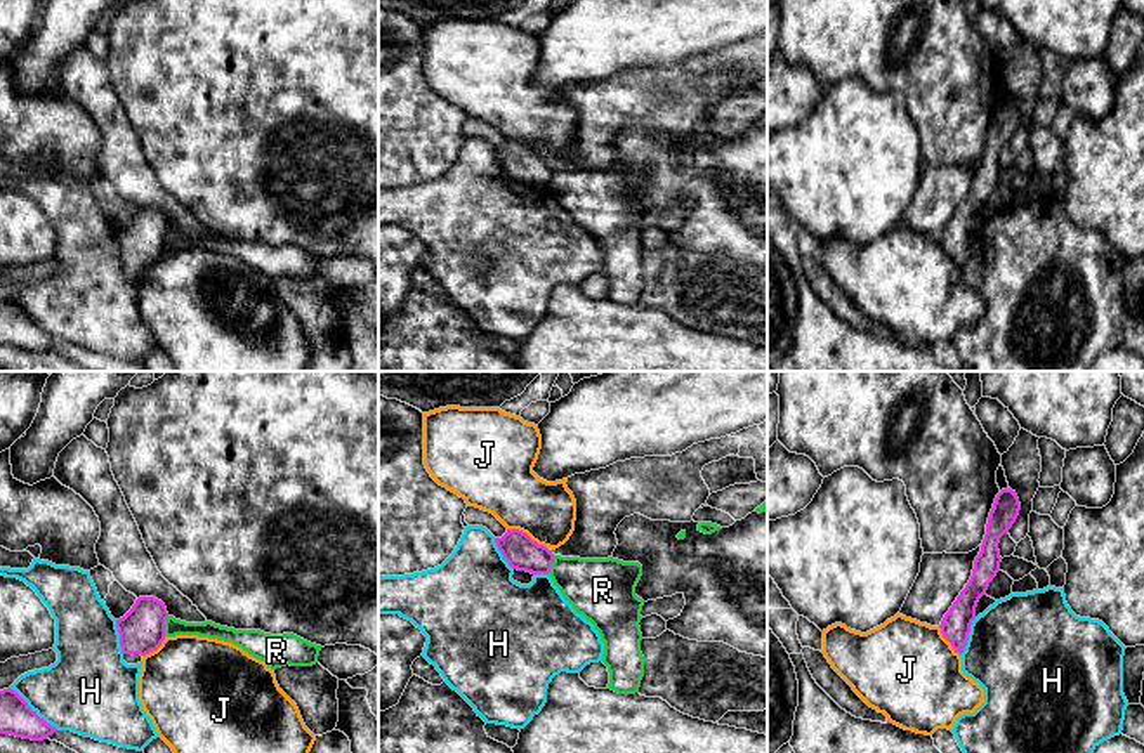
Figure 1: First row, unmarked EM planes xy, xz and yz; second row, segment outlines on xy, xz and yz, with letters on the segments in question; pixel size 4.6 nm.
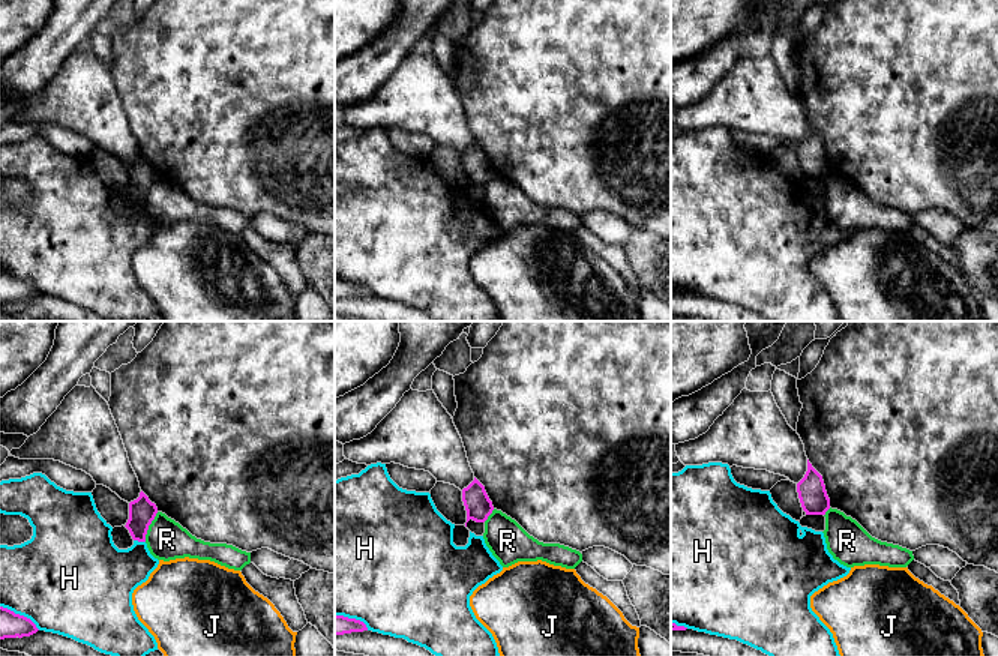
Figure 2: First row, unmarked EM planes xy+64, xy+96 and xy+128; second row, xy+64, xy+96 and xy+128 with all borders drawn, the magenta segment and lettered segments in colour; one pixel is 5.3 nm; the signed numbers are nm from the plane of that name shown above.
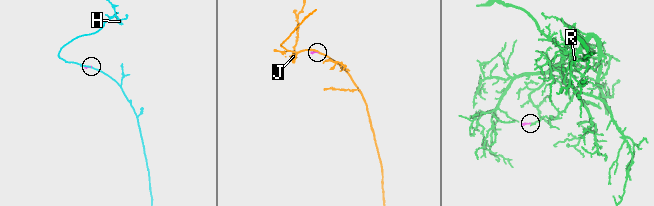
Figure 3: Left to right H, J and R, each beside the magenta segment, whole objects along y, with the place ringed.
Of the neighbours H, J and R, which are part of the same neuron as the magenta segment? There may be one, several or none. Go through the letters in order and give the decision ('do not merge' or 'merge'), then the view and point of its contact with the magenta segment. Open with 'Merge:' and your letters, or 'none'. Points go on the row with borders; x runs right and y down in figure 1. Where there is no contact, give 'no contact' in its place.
Merge: none
H: do not merge; meets magenta in xy at (32, 710)
J: do not merge; meets magenta in xz at (525, 533)
R: do not merge; meets magenta in xy at (164, 627)

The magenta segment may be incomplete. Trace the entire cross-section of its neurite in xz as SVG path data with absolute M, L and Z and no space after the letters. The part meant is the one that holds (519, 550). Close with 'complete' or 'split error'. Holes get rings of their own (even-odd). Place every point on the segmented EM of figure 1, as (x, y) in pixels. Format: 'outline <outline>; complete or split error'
outline M507 529L502 538L495 538L498 550L512 569L531 574L549 574L554 553L543 545L533 541L519 529Z; complete

